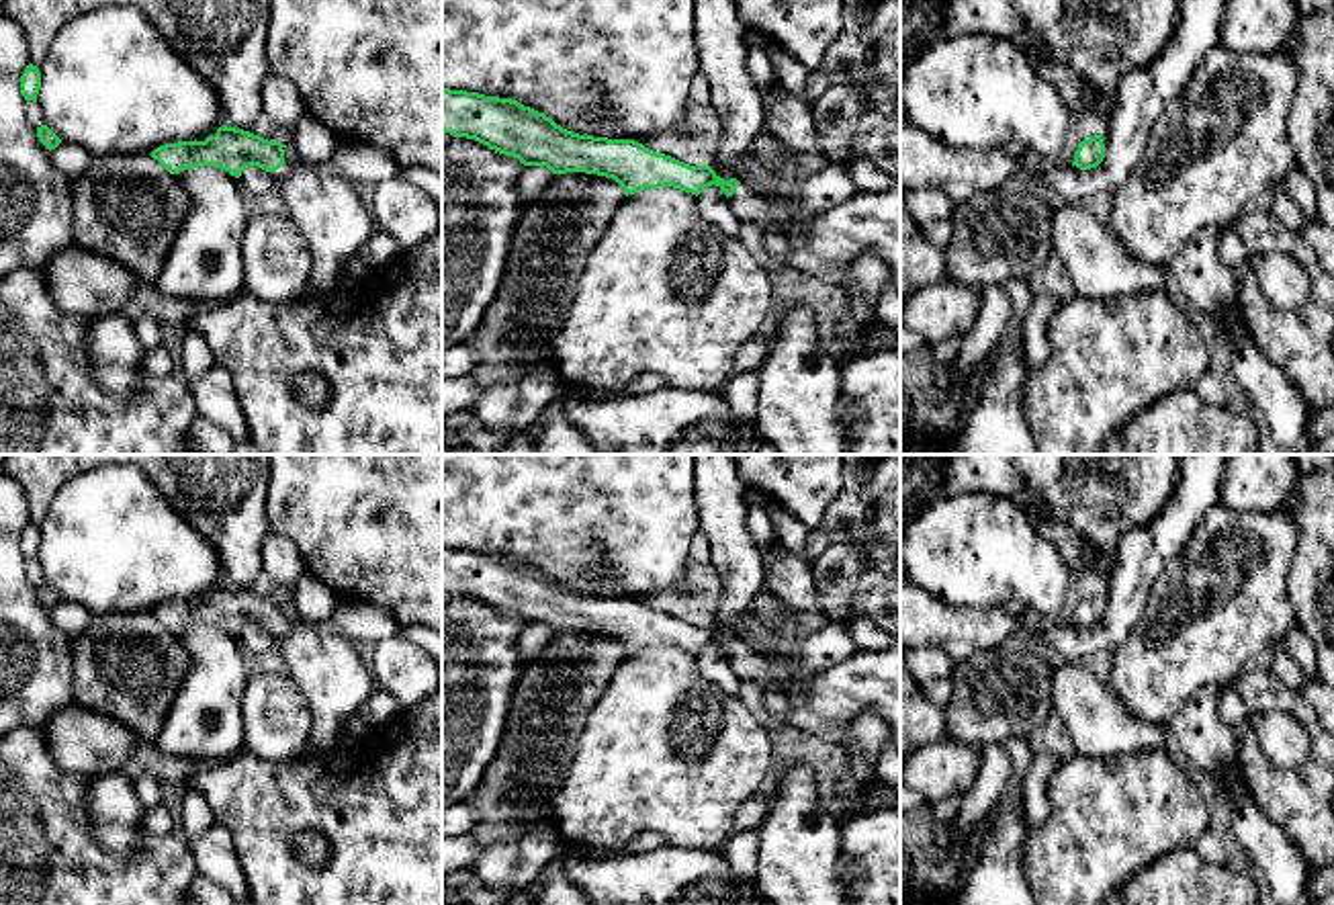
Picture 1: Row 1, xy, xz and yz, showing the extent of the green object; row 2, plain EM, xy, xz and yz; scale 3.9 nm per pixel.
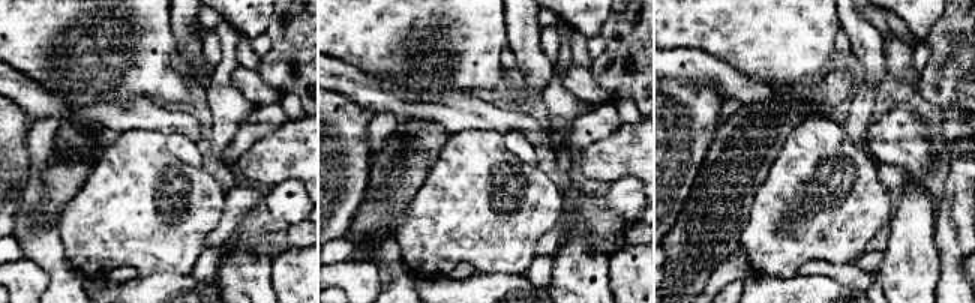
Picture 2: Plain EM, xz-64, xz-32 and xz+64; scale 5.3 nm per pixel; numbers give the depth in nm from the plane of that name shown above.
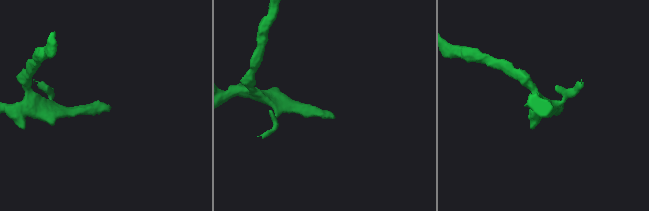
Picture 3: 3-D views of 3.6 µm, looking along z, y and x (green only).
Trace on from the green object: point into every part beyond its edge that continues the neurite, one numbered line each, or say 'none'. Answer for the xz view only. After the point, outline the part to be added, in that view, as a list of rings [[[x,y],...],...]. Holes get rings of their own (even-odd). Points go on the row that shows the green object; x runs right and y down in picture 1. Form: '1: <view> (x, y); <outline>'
1: xz (764, 203); [[[771,178],[769,182],[739,184],[726,199],[735,217],[743,223],[755,223],[763,233],[782,231],[800,242],[804,221],[790,207],[790,178]]]

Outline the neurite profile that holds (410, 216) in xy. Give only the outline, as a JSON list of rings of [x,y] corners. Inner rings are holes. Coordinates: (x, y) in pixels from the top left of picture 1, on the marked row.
[[[399,174],[374,186],[370,213],[401,252],[415,250],[440,229],[440,205]]]

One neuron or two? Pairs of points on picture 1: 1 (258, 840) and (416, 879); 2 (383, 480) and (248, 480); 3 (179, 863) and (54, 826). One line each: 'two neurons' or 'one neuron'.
1: one neuron
2: two neurons
3: one neuron

